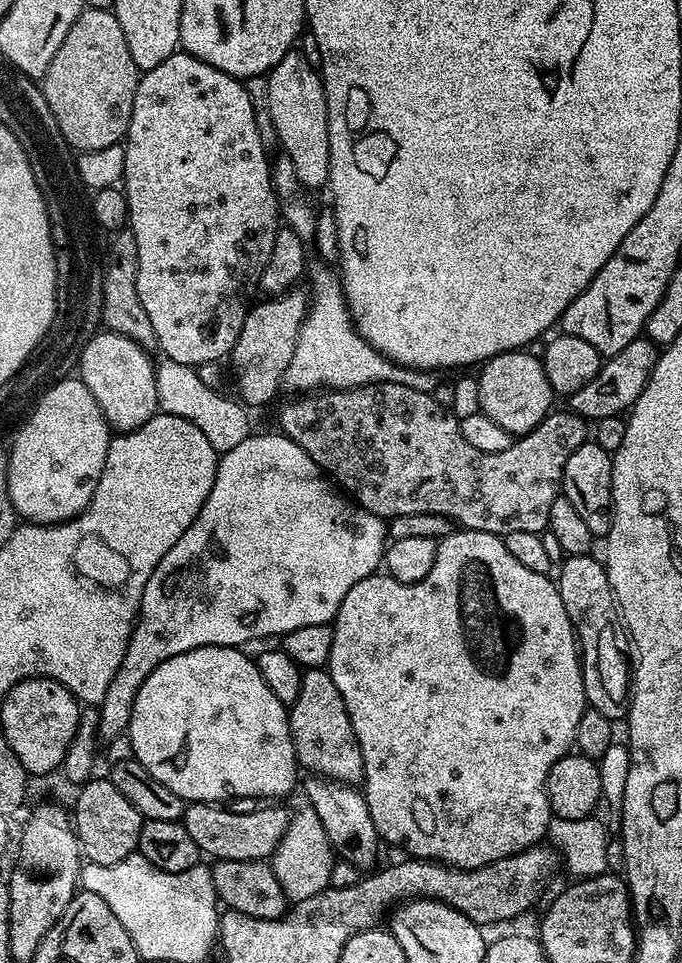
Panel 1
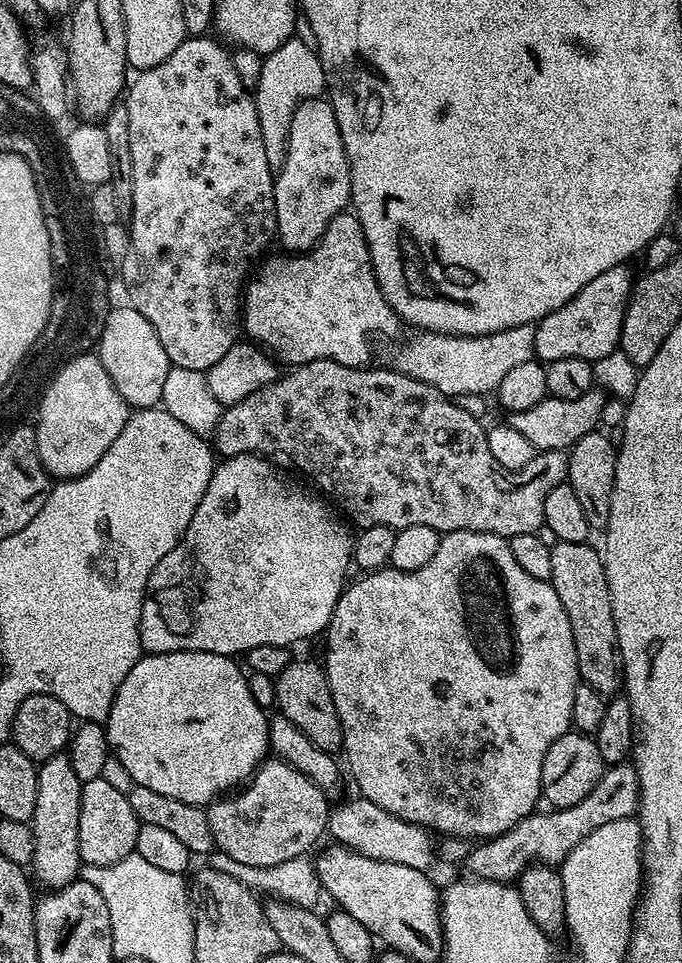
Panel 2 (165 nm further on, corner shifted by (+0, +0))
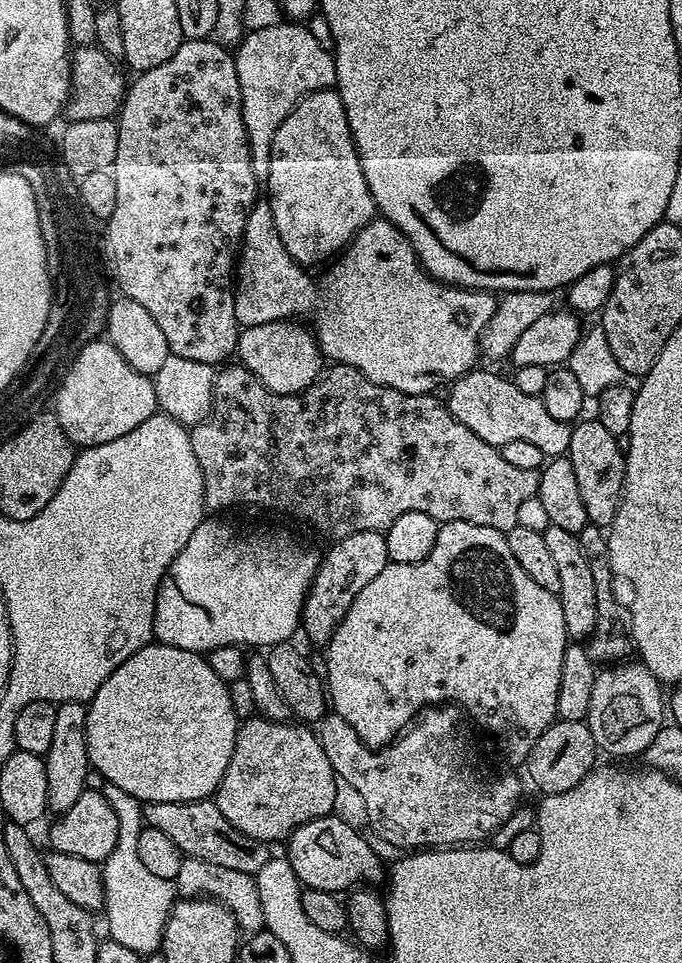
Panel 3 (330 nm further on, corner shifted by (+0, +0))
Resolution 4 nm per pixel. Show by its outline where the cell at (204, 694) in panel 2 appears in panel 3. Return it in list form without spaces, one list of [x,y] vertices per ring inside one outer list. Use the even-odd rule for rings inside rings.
[[[159,642],[140,648],[102,686],[87,703],[86,750],[88,762],[101,772],[107,783],[126,790],[144,804],[207,800],[230,766],[236,745],[238,721],[230,706],[228,685],[210,670],[207,659],[199,652],[166,646]]]

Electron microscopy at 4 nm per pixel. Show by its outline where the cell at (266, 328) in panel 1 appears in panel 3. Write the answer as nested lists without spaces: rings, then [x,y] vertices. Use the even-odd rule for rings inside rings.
[[[257,199],[246,218],[244,239],[240,241],[240,250],[234,269],[232,297],[234,298],[234,314],[237,325],[240,328],[249,328],[250,326],[262,326],[266,322],[278,322],[279,320],[307,322],[310,325],[312,335],[316,338],[317,346],[320,347],[321,357],[328,359],[329,356],[329,361],[345,364],[354,370],[358,370],[370,382],[405,392],[411,396],[427,396],[435,393],[439,384],[451,385],[452,381],[477,367],[476,356],[481,355],[480,336],[486,330],[490,318],[494,318],[494,310],[498,303],[497,297],[491,292],[485,292],[478,288],[458,288],[455,284],[443,284],[441,280],[436,280],[420,264],[414,246],[408,241],[406,234],[402,234],[402,230],[398,230],[398,226],[394,226],[383,218],[373,218],[366,226],[362,226],[362,230],[358,230],[358,234],[350,241],[347,248],[343,249],[324,270],[325,272],[315,280],[308,273],[311,271],[307,267],[297,264],[294,258],[290,258],[286,246],[282,246],[282,238],[278,238],[278,230],[274,226],[274,218],[267,199]]]

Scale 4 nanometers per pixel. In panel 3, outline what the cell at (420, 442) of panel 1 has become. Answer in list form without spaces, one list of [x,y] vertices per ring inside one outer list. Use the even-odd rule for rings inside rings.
[[[232,362],[221,367],[214,378],[212,391],[212,409],[201,424],[191,425],[190,435],[194,446],[194,458],[198,458],[198,466],[204,479],[204,507],[209,513],[224,514],[227,508],[240,508],[245,504],[248,508],[269,508],[272,512],[285,512],[288,516],[297,516],[304,524],[309,524],[316,532],[324,536],[339,538],[358,534],[359,532],[384,532],[401,514],[421,512],[430,514],[440,524],[450,522],[470,522],[474,526],[486,526],[507,534],[515,524],[521,523],[520,511],[528,499],[536,496],[540,485],[540,474],[537,470],[518,470],[518,466],[510,466],[506,458],[502,458],[499,447],[482,442],[474,430],[466,430],[458,418],[450,414],[447,403],[439,400],[439,395],[411,396],[393,388],[370,382],[358,370],[345,364],[333,363],[332,368],[325,367],[319,378],[304,392],[294,394],[274,394],[268,392],[250,370],[246,370],[239,362]]]

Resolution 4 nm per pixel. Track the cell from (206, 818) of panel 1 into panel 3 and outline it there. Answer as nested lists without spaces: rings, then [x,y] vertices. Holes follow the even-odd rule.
[[[253,716],[236,729],[236,745],[214,799],[222,818],[255,840],[287,841],[292,831],[311,820],[333,815],[338,777],[311,727]]]

